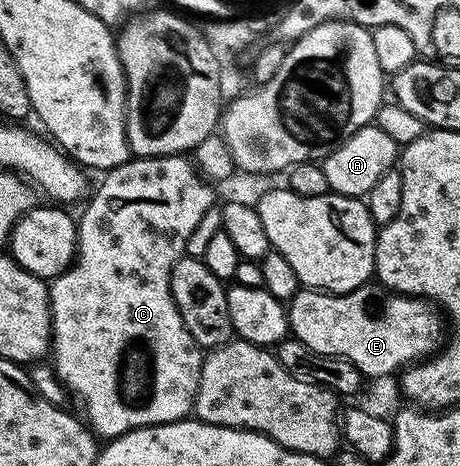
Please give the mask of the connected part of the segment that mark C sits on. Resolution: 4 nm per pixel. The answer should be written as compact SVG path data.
M185 154L181 155L147 155L145 157L131 157L127 163L114 167L108 172L105 172L101 176L102 184L93 191L89 196L90 204L82 211L82 219L77 220L76 226L78 228L78 250L76 252L76 258L70 268L62 275L58 276L57 279L53 280L49 284L50 289L50 337L52 340L52 366L56 374L58 374L58 380L61 381L62 386L66 388L67 392L71 396L79 395L82 398L82 407L86 410L84 414L85 422L88 424L91 431L94 432L95 436L103 437L117 437L123 435L125 431L135 431L138 427L155 427L161 423L177 423L179 419L185 419L193 412L194 409L194 398L198 392L198 386L200 385L200 369L202 368L202 360L204 358L203 348L199 347L198 343L192 337L192 333L188 333L188 329L184 325L184 321L180 317L180 313L176 309L176 301L172 297L170 292L170 274L172 269L178 264L178 259L186 255L186 242L188 237L192 237L192 229L196 229L196 224L200 222L200 217L204 217L204 213L208 213L210 207L215 206L216 199L214 199L214 191L209 182L200 174L198 168Z

